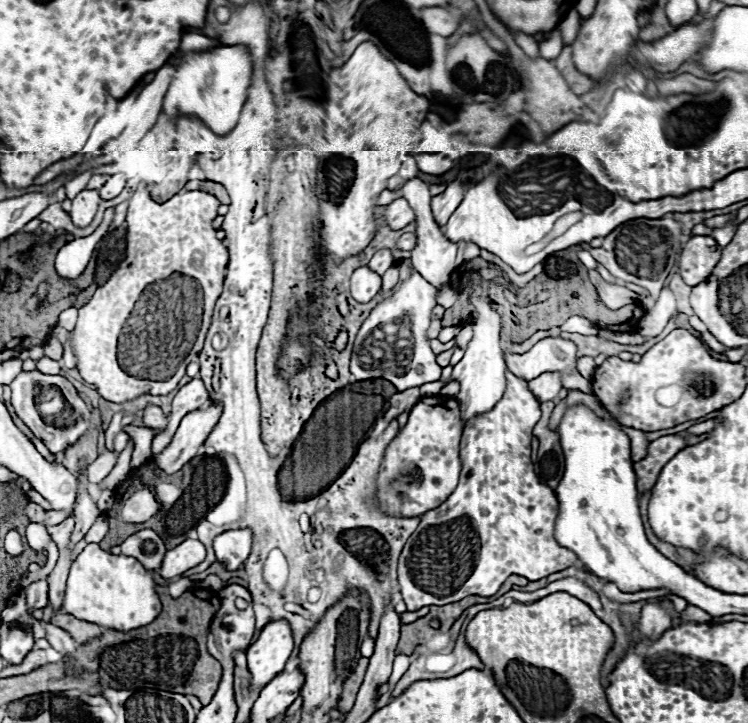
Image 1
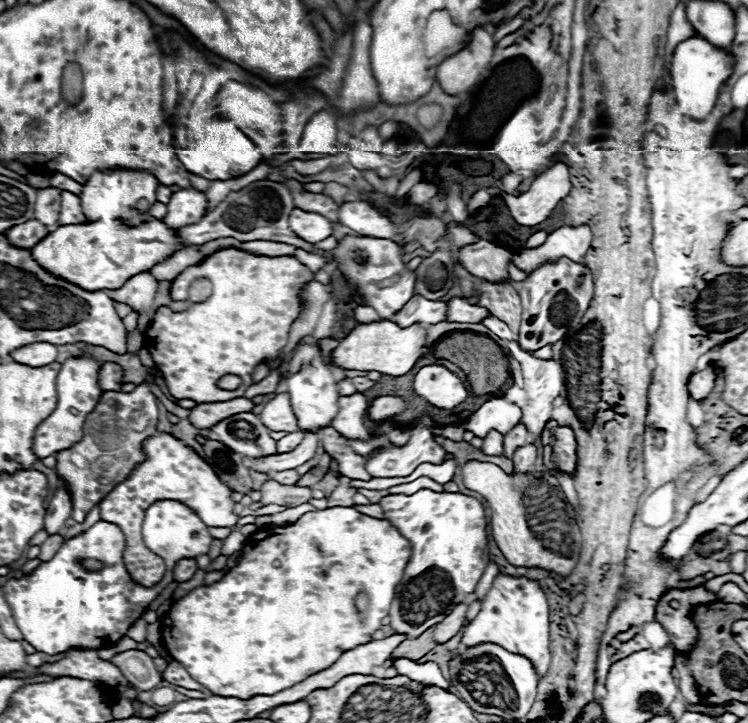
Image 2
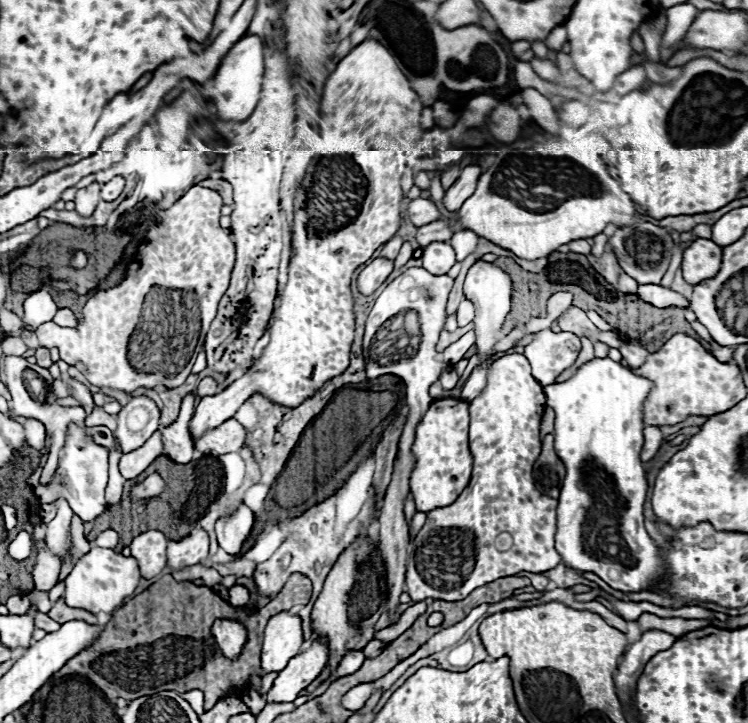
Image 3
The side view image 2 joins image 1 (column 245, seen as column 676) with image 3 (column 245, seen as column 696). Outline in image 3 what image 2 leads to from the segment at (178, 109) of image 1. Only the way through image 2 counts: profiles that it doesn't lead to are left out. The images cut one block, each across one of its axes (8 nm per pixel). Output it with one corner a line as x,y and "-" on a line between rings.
244,36
220,62
216,76
208,82
206,96
214,102
216,112
222,120
246,120
250,112
254,112
262,88
262,72
264,72
264,56
262,56
262,38
260,36

